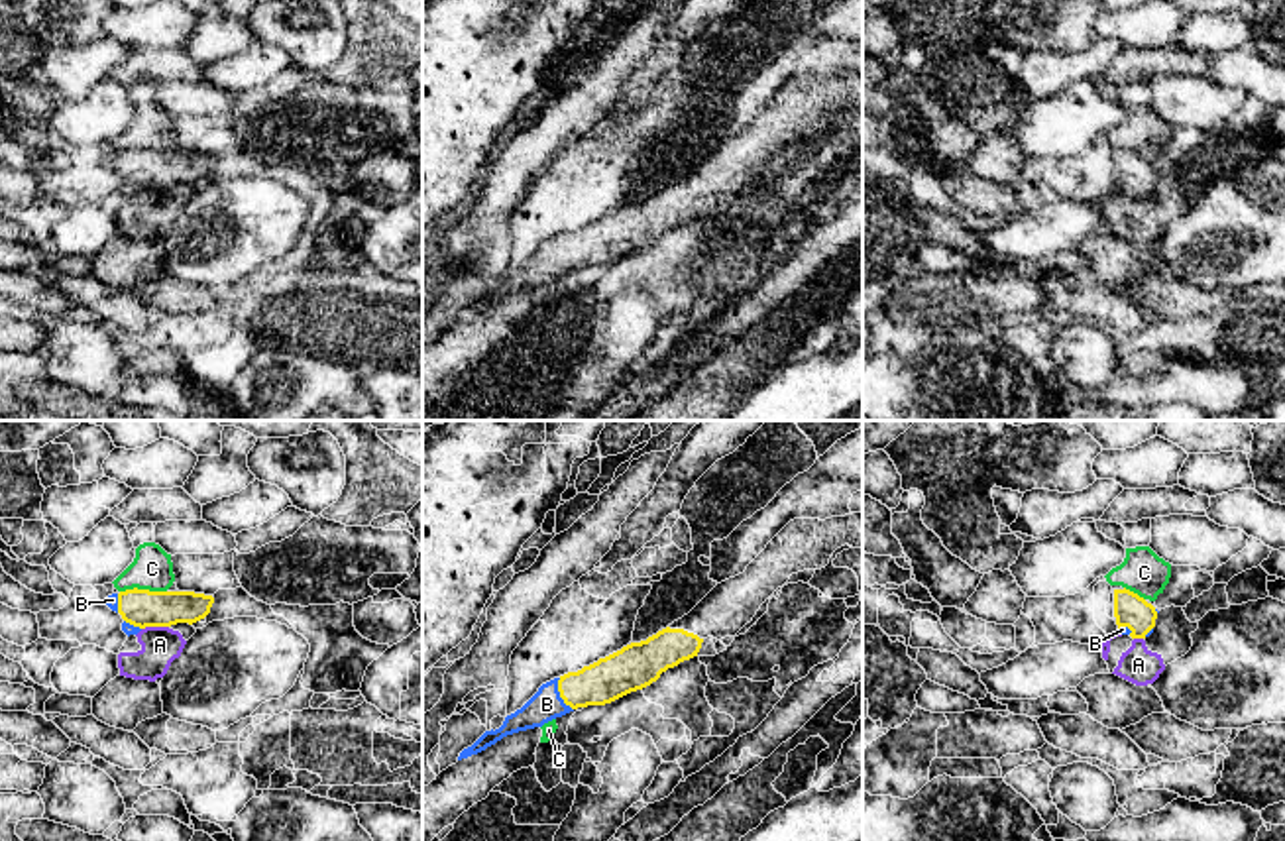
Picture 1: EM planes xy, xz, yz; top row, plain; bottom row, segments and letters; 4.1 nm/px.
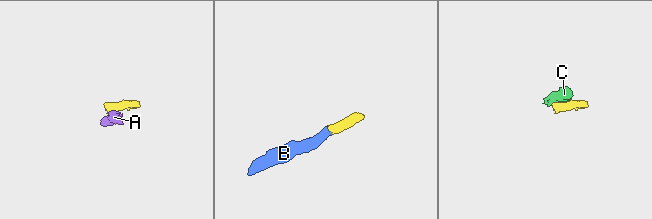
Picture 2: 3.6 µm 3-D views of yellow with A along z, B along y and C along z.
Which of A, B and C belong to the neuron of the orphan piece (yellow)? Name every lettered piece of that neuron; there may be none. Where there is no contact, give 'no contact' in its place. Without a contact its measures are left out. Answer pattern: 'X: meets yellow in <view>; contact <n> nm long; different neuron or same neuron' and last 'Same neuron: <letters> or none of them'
A: meets yellow in xy; contact 110 nm long; different neuron
B: meets yellow in xz; contact 150 nm long; same neuron
C: meets yellow in xy; contact 190 nm long; different neuron
Same neuron: B

